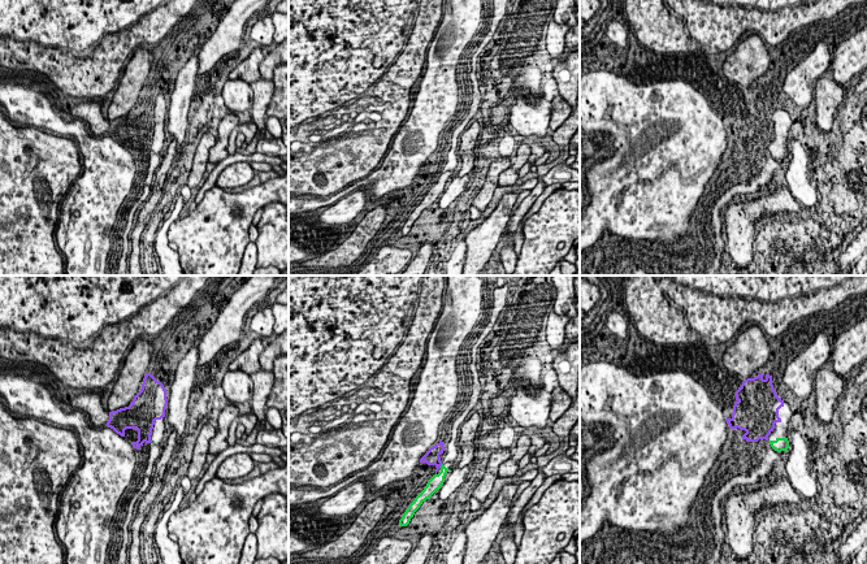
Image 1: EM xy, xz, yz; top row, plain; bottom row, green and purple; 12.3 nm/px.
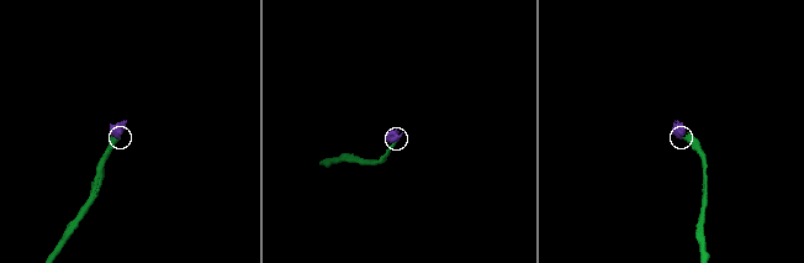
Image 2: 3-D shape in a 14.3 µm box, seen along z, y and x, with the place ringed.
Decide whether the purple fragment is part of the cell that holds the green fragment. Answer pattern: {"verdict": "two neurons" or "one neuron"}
{"verdict": "one neuron"}

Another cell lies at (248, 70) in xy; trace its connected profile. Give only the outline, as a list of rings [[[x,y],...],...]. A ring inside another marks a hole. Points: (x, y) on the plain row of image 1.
[[[253,48],[251,53],[229,74],[229,79],[242,79],[252,88],[251,117],[257,127],[255,138],[247,144],[247,151],[256,153],[256,144],[264,139],[266,131],[266,110],[272,101],[274,83],[263,79],[260,75],[260,64],[264,56],[261,48]]]

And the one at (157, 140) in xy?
[[[162,126],[161,129],[155,130],[151,149],[155,151],[156,153],[160,153],[162,151],[164,139],[165,139],[165,131]]]

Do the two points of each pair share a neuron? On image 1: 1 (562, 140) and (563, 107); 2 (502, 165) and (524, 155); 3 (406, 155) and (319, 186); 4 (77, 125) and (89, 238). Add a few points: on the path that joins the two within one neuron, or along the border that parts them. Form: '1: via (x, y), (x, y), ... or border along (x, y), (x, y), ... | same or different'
1: via (563, 133), (563, 115) | same
2: border along (511, 164), (499, 176), (497, 183) | different
3: border along (375, 168), (364, 177), (349, 185) | different
4: via (94, 153), (94, 209) | same

